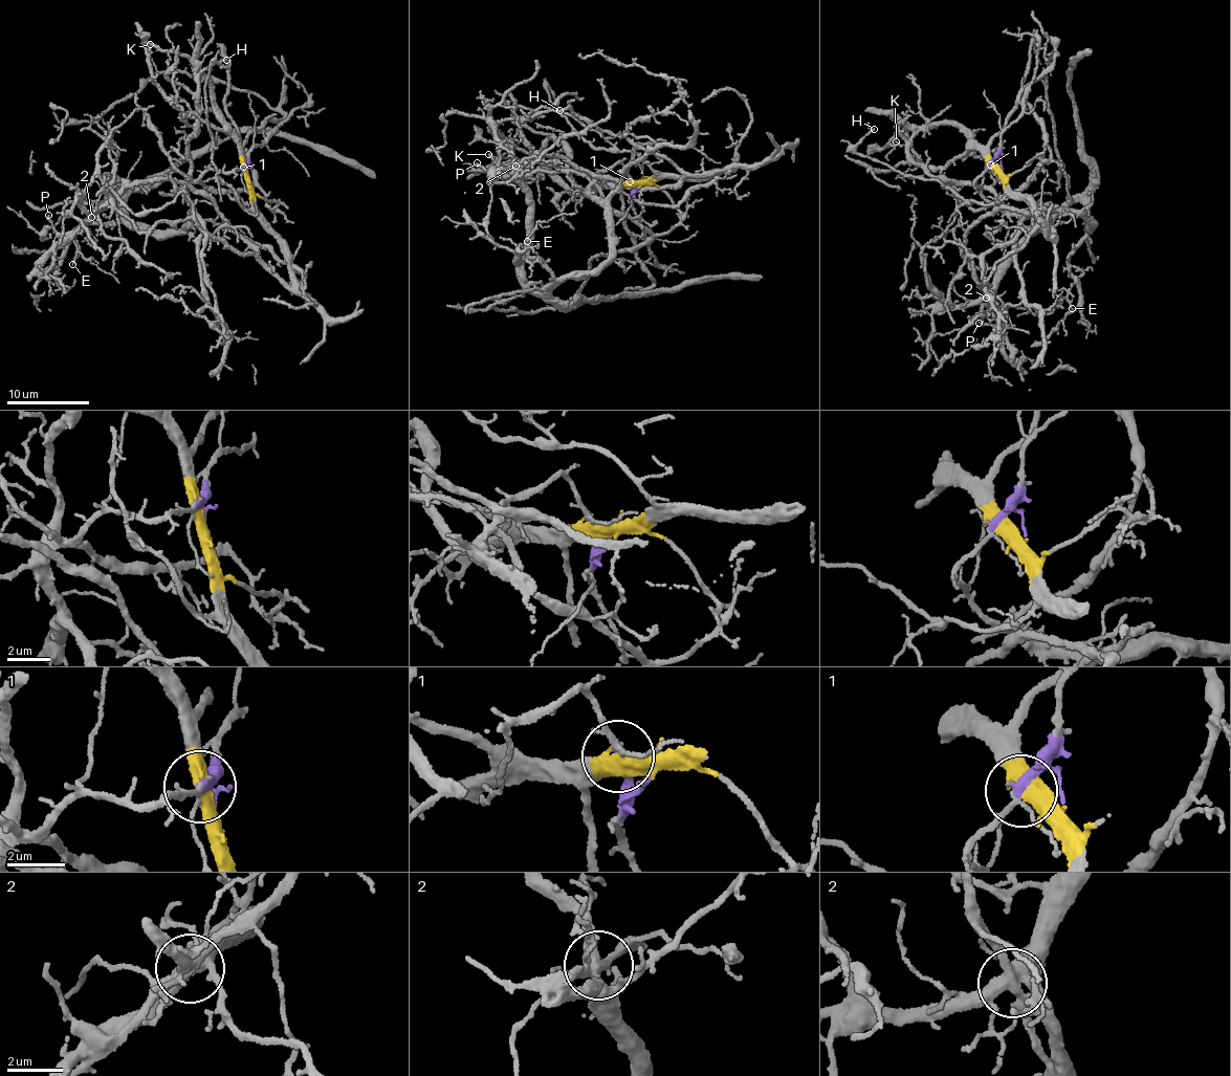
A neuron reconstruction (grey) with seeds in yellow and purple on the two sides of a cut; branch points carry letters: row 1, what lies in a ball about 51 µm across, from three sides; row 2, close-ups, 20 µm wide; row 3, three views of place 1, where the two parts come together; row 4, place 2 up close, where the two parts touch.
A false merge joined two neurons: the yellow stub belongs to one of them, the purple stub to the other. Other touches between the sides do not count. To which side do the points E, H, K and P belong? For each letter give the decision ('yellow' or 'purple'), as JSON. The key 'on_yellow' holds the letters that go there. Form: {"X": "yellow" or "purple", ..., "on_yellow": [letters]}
{"E": "purple", "H": "yellow", "K": "yellow", "P": "yellow", "on_yellow": ["H", "K", "P"]}

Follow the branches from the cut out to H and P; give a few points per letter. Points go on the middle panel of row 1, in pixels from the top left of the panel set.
H: (639, 187), (654, 174), (640, 157), (584, 140), (567, 116), (552, 108), (548, 89), (561, 110)
P: (639, 187), (652, 175), (723, 171), (643, 190), (593, 176), (540, 152), (532, 160), (490, 171), (476, 163)

